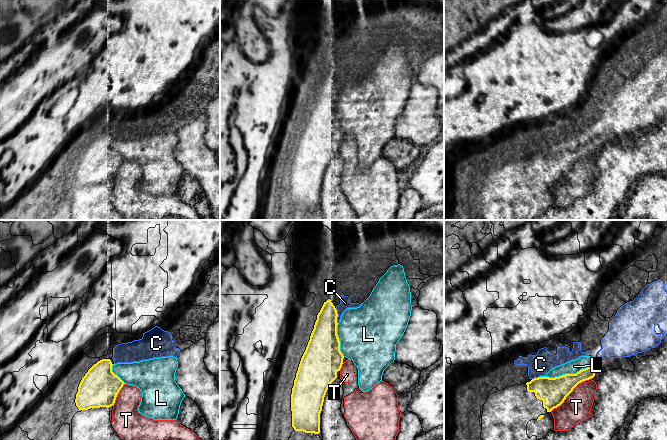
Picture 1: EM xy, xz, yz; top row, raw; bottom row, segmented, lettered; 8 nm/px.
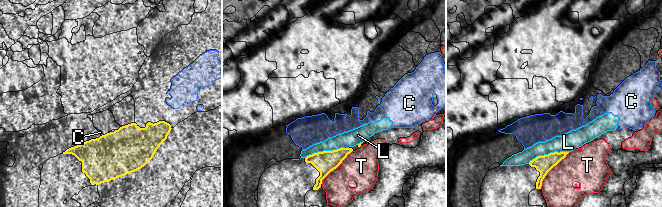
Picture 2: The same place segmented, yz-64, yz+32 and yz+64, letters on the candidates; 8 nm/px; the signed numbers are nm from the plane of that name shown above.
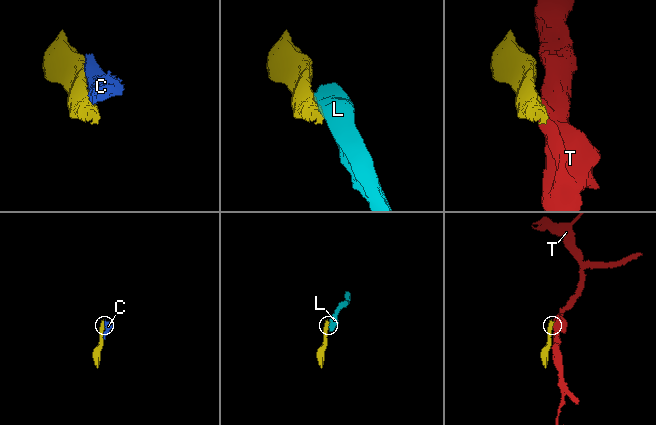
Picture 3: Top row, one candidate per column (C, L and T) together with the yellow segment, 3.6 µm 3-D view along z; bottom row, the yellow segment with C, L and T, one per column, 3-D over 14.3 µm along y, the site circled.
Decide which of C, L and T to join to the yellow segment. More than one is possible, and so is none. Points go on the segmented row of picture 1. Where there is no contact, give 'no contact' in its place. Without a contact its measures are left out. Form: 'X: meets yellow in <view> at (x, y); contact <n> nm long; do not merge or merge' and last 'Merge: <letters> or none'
C: meets yellow in xz at (337, 316); contact 130 nm long; do not merge
L: meets yellow in yz at (565, 374); contact 440 nm long; do not merge
T: meets yellow in yz at (571, 391); contact 460 nm long; do not merge
Merge: none

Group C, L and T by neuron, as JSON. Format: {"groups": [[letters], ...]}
{"groups": [["C", "L"], ["T"]]}

